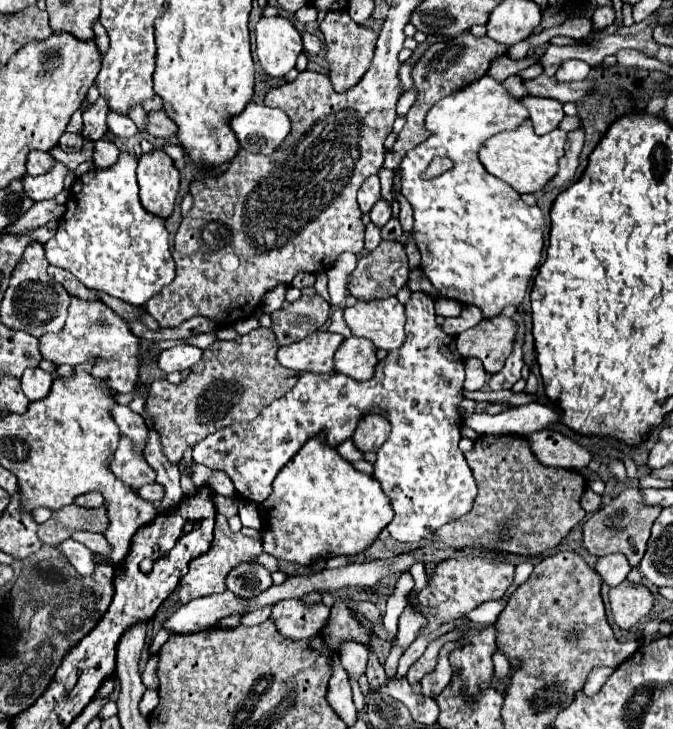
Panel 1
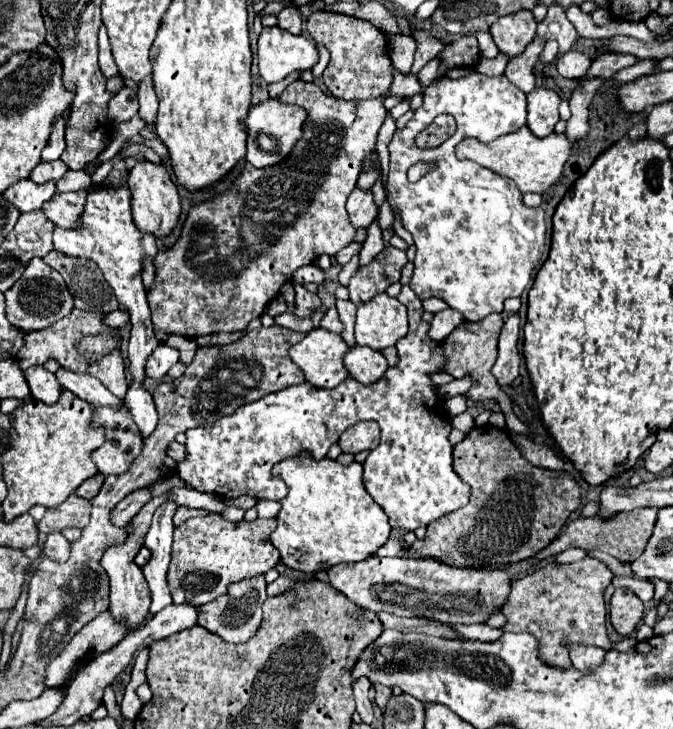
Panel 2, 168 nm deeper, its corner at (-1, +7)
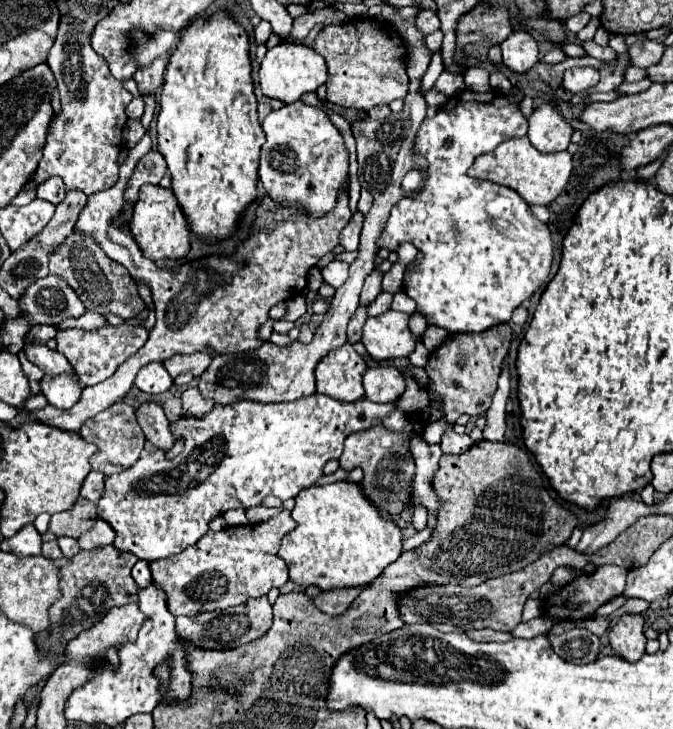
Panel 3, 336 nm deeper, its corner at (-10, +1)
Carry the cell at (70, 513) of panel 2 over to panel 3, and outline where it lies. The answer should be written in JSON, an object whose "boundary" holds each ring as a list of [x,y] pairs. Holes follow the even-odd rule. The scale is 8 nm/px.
{"boundary":[[[78,498],[70,510],[52,516],[48,530],[54,532],[56,538],[60,536],[80,538],[80,534],[84,534],[94,524],[96,524],[96,504],[88,502],[86,498]]]}

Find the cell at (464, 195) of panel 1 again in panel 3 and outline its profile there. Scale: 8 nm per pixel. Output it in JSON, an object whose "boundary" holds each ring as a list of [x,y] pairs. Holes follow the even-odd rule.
{"boundary":[[[466,90],[466,92],[460,92],[452,98],[446,100],[444,106],[440,106],[440,110],[436,112],[434,118],[424,118],[418,134],[416,134],[416,144],[412,144],[412,154],[418,156],[418,158],[424,158],[428,162],[428,168],[422,172],[422,170],[410,170],[404,180],[402,180],[402,192],[406,194],[390,212],[390,218],[384,226],[384,232],[382,236],[378,238],[378,246],[380,248],[388,248],[388,250],[396,250],[400,242],[412,242],[418,250],[424,252],[424,260],[420,262],[420,266],[416,268],[416,272],[412,272],[410,276],[404,278],[404,292],[408,296],[412,296],[418,304],[418,312],[422,312],[426,318],[428,318],[428,324],[436,324],[436,326],[442,326],[446,328],[450,334],[456,334],[456,332],[484,332],[488,330],[490,326],[496,326],[496,324],[502,324],[502,322],[508,322],[512,318],[512,312],[524,302],[528,300],[540,286],[542,282],[548,278],[550,274],[550,264],[552,264],[552,238],[550,238],[550,230],[544,222],[540,222],[538,218],[532,216],[528,204],[522,200],[522,196],[518,192],[514,192],[512,188],[508,186],[502,186],[502,184],[496,184],[496,182],[488,182],[488,180],[482,180],[482,178],[470,178],[466,174],[466,170],[472,166],[474,158],[487,153],[492,152],[499,144],[504,140],[512,140],[512,138],[520,138],[520,136],[526,136],[528,132],[528,118],[522,114],[520,106],[510,102],[504,94],[492,94],[492,96],[486,96],[486,94],[476,94],[472,90]],[[446,140],[452,140],[450,146],[446,146]]]}

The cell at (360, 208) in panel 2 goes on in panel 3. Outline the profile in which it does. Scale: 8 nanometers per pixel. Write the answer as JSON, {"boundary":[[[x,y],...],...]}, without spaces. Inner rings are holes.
{"boundary":[[[356,210],[356,214],[352,216],[352,220],[348,222],[348,226],[342,230],[340,234],[340,244],[352,252],[352,250],[358,250],[358,244],[360,244],[360,232],[362,232],[362,222],[364,222],[364,214],[360,210]]]}

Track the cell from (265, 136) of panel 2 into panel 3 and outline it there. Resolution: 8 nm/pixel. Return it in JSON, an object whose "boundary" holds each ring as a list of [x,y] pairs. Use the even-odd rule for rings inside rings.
{"boundary":[[[292,102],[282,106],[280,110],[272,110],[264,118],[262,128],[266,132],[266,142],[260,152],[258,176],[262,180],[264,190],[284,206],[302,204],[314,218],[332,210],[336,204],[336,194],[348,176],[348,150],[344,148],[344,140],[340,132],[334,128],[334,124],[328,120],[328,116],[316,106],[308,106],[304,102]]]}

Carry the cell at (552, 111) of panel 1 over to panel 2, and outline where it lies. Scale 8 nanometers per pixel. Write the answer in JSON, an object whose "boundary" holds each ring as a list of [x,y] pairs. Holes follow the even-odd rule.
{"boundary":[[[535,88],[527,94],[527,128],[537,138],[545,138],[555,130],[559,122],[559,102],[557,92],[549,88]]]}

